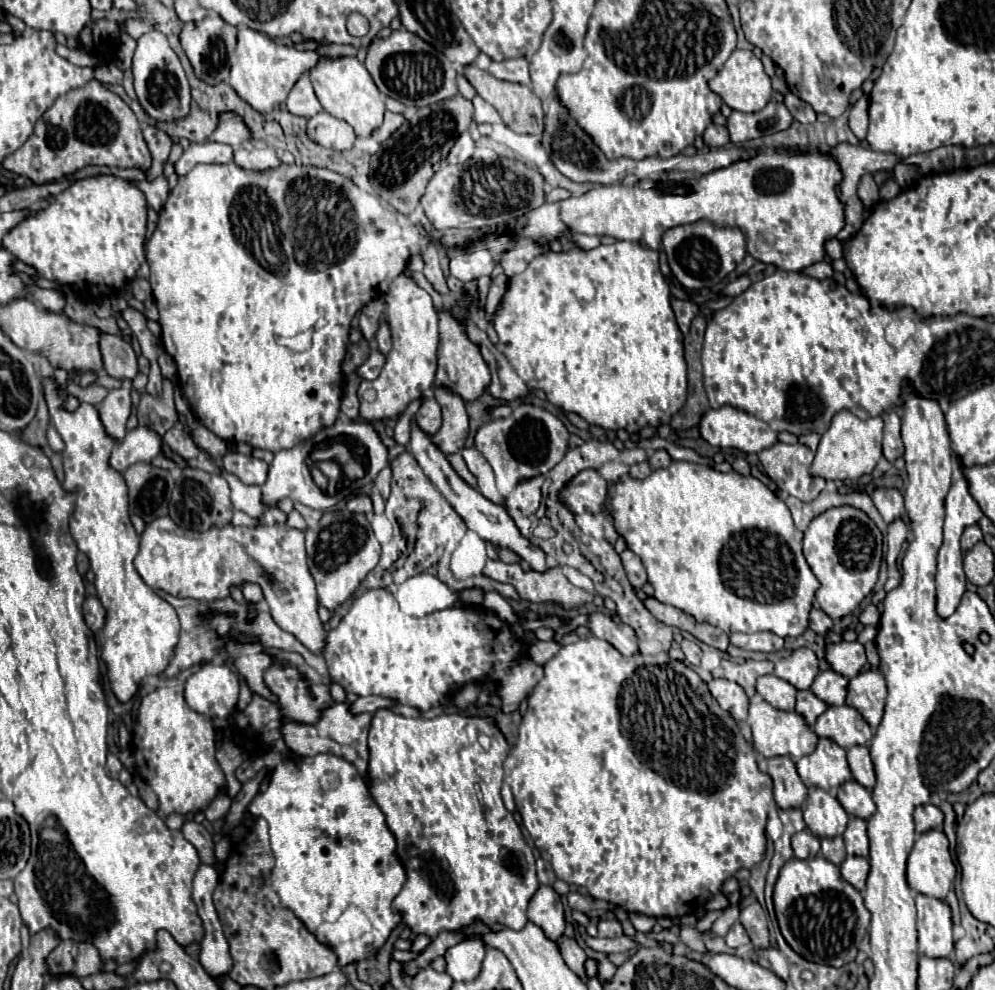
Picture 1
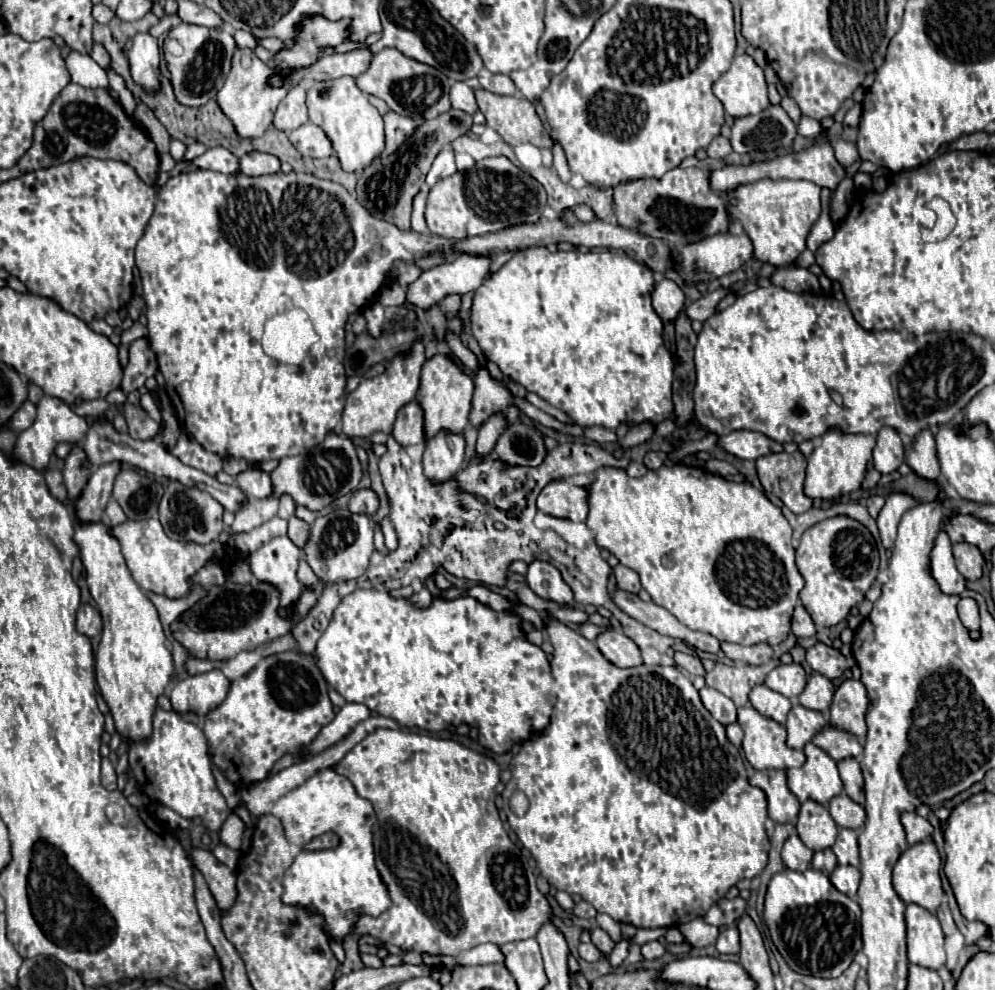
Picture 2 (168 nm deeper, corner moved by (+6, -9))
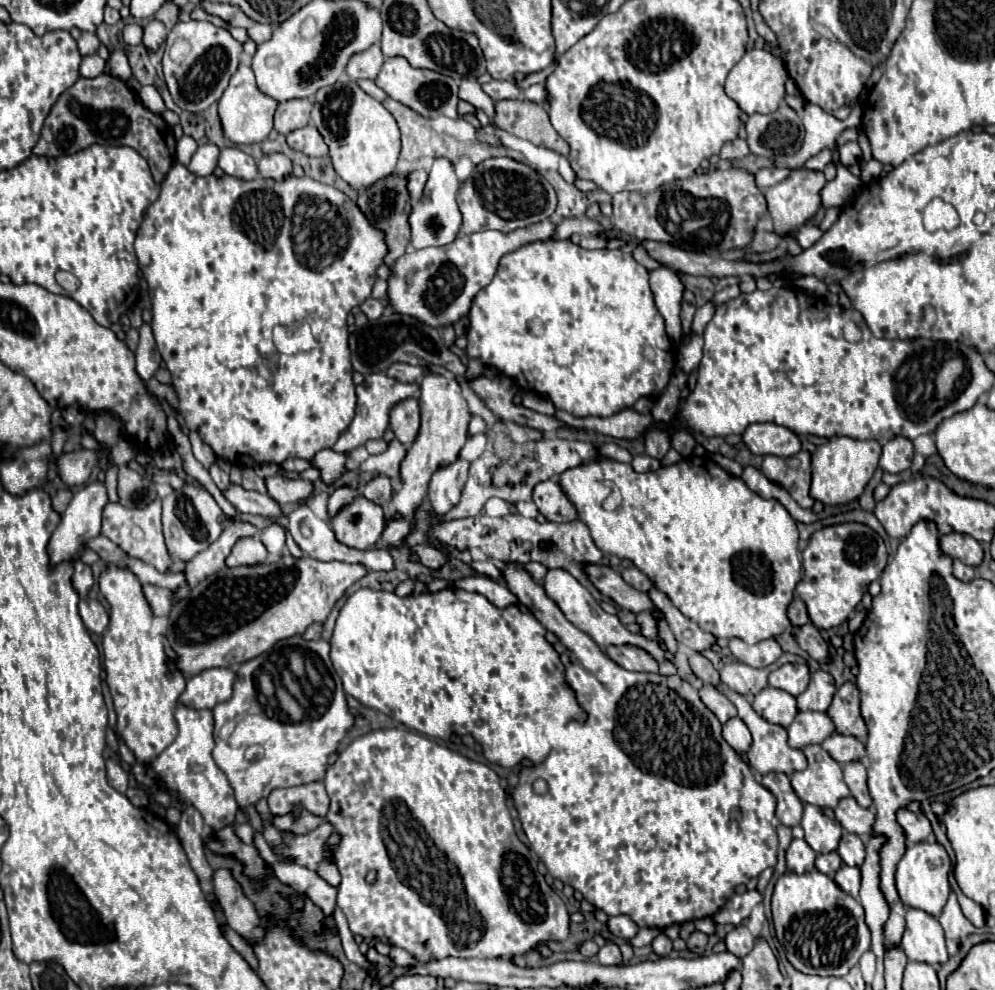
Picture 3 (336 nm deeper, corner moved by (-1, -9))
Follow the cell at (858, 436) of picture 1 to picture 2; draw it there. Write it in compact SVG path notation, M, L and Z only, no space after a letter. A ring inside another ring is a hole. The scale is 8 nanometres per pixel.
M831 428L817 440L813 454L807 458L807 478L805 478L805 494L809 498L835 498L841 494L849 494L857 490L867 474L867 466L871 462L871 452L875 448L875 436L871 434L847 434L841 428Z

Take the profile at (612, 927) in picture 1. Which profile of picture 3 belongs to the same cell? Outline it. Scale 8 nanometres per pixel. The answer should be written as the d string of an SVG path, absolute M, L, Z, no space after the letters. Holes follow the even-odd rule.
M610 942L610 944L602 946L602 948L600 948L600 952L596 954L596 958L598 958L598 962L600 962L600 964L604 964L604 966L614 966L614 964L620 964L620 962L622 962L620 948L618 948L614 942Z

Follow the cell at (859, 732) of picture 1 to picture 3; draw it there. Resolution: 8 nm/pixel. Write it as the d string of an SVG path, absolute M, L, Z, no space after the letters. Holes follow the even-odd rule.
M838 732L828 736L822 742L822 748L840 764L846 764L846 762L852 762L852 760L862 760L866 756L864 744L858 738L854 738L854 736L840 736Z

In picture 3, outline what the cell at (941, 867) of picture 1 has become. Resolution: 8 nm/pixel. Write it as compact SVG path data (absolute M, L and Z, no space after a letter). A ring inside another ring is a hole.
M920 842L920 844L908 846L896 868L896 890L900 894L902 904L908 908L924 910L930 916L938 918L942 914L942 908L950 894L950 884L948 884L950 866L952 866L952 862L950 862L946 850L938 842L934 842L934 844Z

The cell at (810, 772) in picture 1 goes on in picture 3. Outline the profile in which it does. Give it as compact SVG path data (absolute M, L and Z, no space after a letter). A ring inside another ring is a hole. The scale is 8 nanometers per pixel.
M806 746L802 752L808 758L808 768L792 776L794 792L802 802L836 808L836 804L850 794L840 764L832 760L822 746Z

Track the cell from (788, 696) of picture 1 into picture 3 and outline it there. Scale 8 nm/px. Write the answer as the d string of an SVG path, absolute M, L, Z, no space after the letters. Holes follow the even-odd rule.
M766 686L764 690L760 690L754 700L752 700L752 708L768 722L778 724L778 726L788 726L794 716L798 714L796 708L796 698L784 690Z

